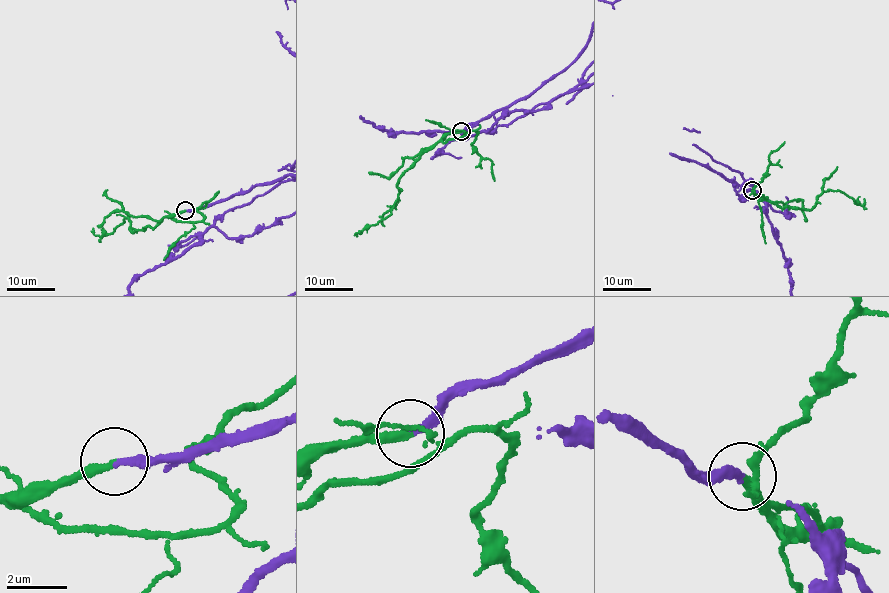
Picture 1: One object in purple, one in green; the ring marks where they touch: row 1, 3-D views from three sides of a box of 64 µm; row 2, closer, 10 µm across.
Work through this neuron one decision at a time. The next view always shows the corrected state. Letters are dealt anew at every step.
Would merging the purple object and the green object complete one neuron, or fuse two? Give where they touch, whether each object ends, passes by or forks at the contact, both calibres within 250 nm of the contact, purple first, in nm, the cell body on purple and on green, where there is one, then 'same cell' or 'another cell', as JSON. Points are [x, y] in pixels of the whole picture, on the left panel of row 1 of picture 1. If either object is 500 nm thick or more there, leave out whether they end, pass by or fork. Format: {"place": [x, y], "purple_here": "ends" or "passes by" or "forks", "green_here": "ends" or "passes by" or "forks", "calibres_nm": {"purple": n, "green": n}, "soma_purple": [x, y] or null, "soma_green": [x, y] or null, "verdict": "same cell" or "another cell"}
{"place": [185, 210], "purple_here": "ends", "green_here": "ends", "calibres_nm": {"purple": 200, "green": 280}, "soma_purple": null, "soma_green": null, "verdict": "same cell"}

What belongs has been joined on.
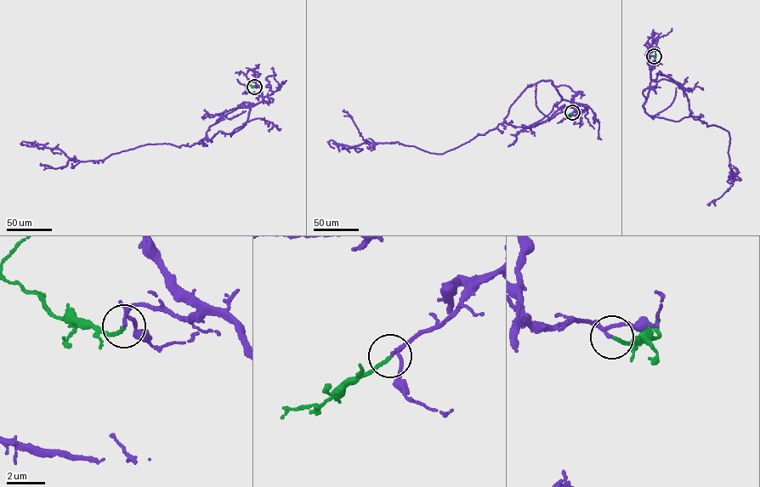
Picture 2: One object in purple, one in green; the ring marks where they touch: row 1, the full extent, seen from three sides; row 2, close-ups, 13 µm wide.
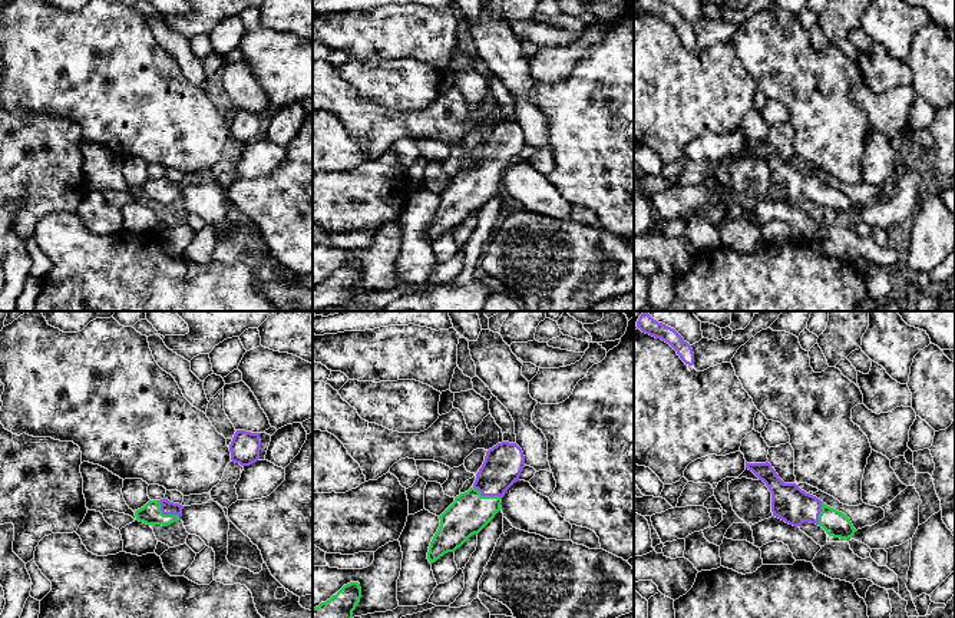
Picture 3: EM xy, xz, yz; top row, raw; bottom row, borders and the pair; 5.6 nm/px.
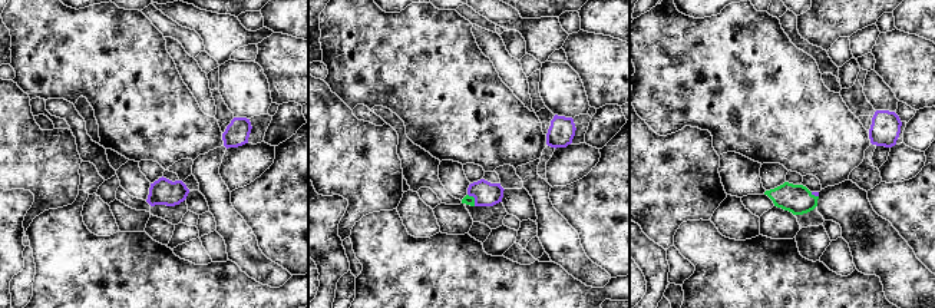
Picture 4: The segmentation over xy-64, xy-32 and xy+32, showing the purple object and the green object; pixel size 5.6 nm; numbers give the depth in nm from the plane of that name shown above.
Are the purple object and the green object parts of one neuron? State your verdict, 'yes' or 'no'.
yes

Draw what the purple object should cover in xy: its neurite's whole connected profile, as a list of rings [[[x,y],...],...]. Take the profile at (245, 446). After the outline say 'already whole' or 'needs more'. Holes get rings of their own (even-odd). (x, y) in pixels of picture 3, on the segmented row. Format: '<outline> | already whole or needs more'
[[[237,430],[229,445],[231,460],[241,466],[250,466],[260,459],[261,433]]] | already whole

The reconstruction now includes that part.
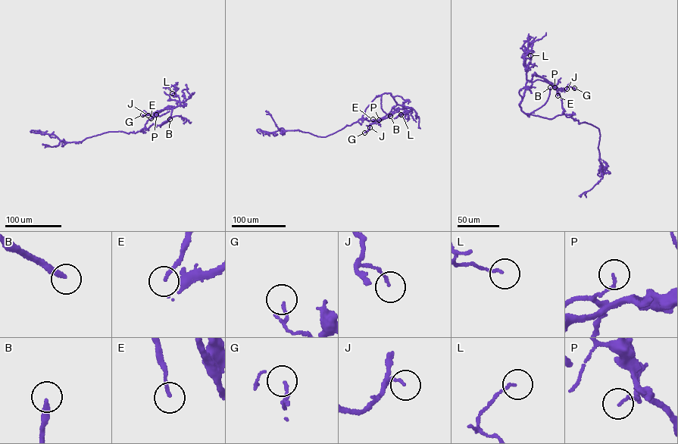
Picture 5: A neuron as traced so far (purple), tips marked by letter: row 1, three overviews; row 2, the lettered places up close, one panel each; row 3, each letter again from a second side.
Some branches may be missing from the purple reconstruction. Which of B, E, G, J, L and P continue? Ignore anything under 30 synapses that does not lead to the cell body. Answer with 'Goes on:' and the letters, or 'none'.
Goes on: B

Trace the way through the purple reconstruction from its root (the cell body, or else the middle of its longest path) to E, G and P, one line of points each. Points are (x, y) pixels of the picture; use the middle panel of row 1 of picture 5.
E: (348, 125), (362, 117), (382, 120), (391, 115), (394, 107), (376, 121), (373, 119)
G: (348, 125), (362, 117), (367, 120), (382, 120), (391, 115), (394, 107), (388, 113), (372, 123), (364, 132)
P: (348, 125), (362, 117), (367, 120), (382, 120), (391, 115), (394, 107), (388, 113), (374, 122), (379, 120)

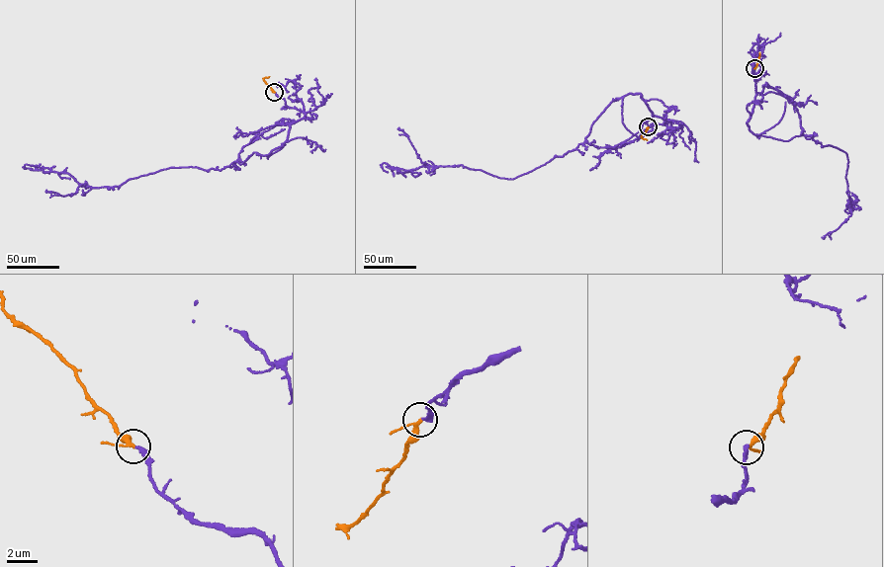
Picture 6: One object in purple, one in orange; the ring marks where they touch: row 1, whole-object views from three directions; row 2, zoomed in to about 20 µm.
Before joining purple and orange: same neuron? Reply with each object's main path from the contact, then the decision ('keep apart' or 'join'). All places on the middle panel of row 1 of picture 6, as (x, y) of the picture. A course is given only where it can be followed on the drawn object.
course purple (648, 126), (670, 121), (652, 117), (624, 145), (585, 141), (510, 179), (461, 165), (384, 163), (388, 172); course orange (648, 126), (641, 135), (647, 140); join

